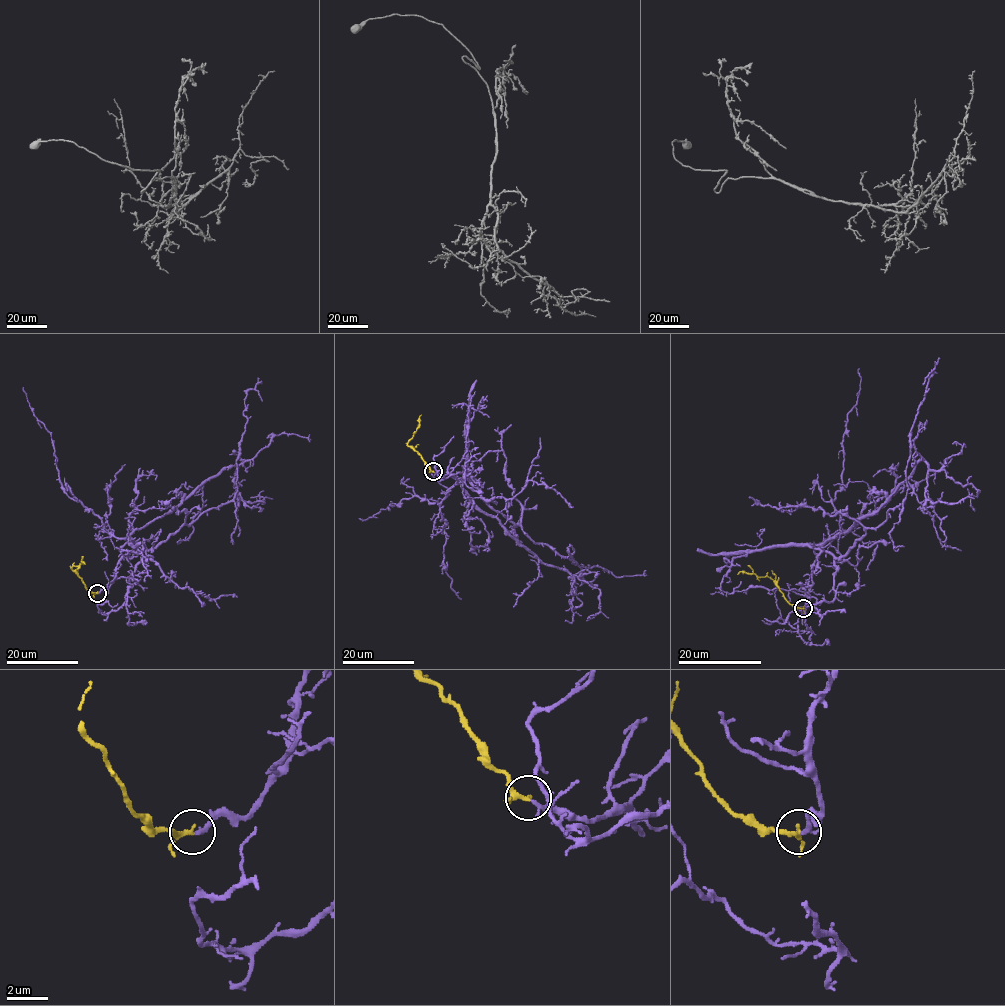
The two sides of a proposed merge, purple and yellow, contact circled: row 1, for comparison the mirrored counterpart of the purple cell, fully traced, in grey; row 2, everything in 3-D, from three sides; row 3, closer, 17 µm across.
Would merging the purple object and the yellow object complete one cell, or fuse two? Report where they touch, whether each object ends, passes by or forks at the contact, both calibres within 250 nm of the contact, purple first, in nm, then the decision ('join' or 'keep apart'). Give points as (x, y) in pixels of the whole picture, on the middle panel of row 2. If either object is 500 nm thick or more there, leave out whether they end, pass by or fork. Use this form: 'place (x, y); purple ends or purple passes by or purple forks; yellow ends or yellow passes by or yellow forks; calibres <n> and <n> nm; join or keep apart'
place (433, 471); purple ends; yellow passes by; calibres 220 and 190 nm; join

